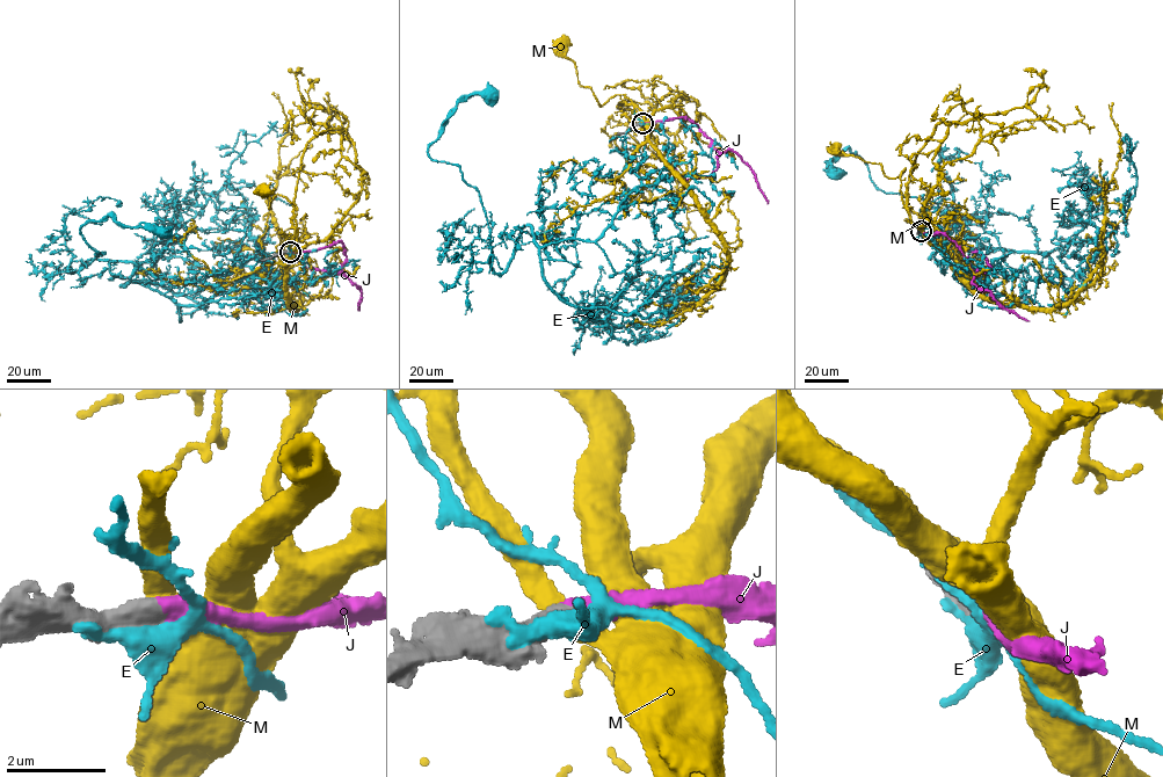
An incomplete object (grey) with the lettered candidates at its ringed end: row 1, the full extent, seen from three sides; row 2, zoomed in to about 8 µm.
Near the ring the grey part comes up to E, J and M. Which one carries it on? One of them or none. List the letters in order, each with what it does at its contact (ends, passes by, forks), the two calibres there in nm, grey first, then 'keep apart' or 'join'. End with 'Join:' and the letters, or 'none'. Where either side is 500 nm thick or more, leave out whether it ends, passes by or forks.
E: 500 nm thick on the grey side, 480 nm on the other; keep apart
J: it ends there; 480 nm thick on the grey side, 480 nm on the other; join
M: 500 nm thick on the grey side, 360 nm on the other; keep apart
Join: J

